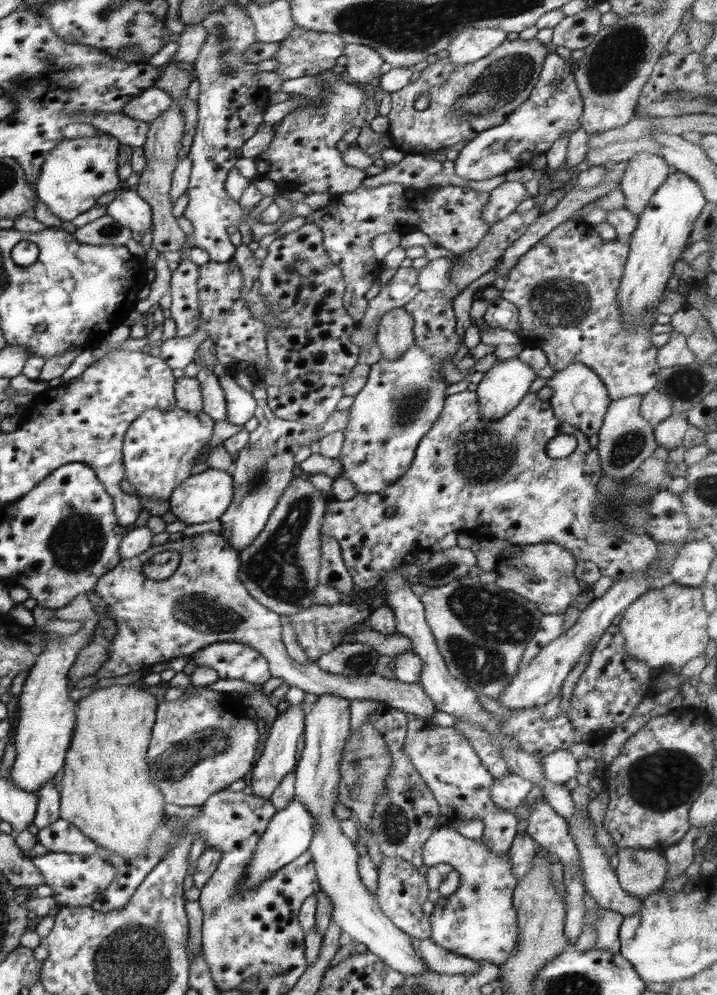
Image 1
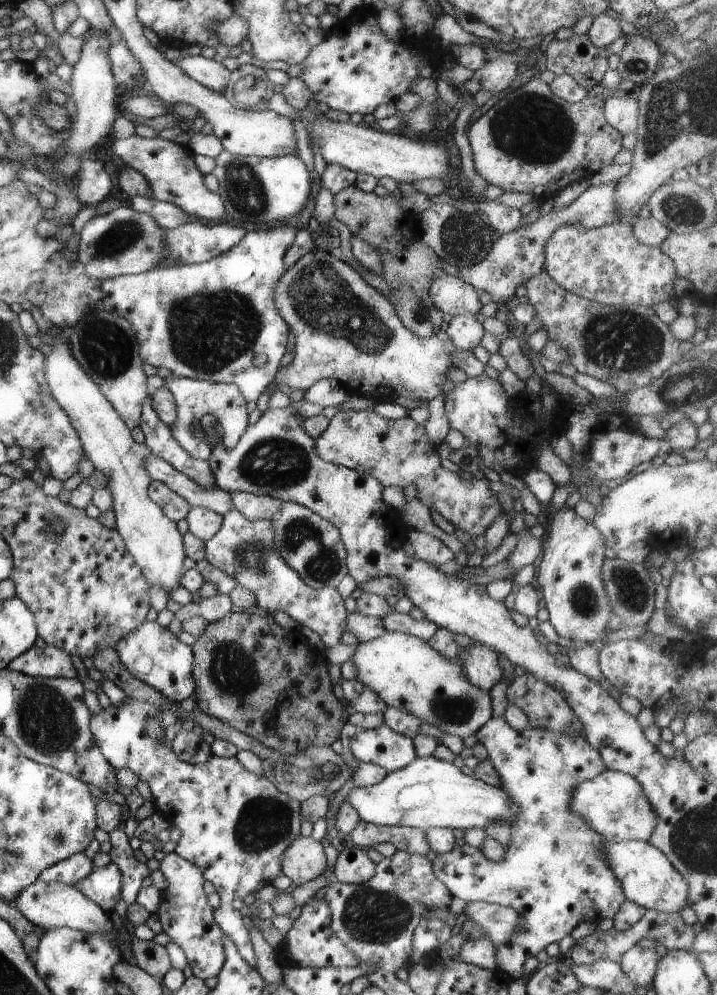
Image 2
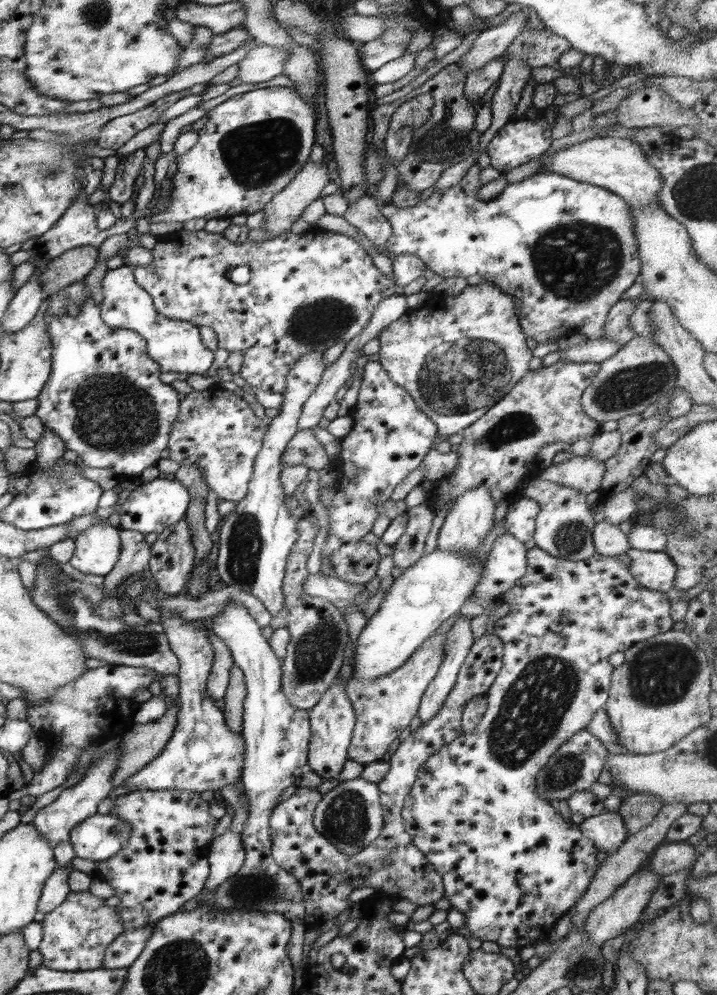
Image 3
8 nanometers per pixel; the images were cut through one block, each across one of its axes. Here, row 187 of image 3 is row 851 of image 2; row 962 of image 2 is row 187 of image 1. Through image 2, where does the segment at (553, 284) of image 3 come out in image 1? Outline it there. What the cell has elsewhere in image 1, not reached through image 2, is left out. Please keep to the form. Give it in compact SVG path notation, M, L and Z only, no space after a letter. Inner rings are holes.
M506 181L490 192L488 204L482 211L482 220L486 224L496 224L516 211L516 208L530 198L530 194L522 183Z

